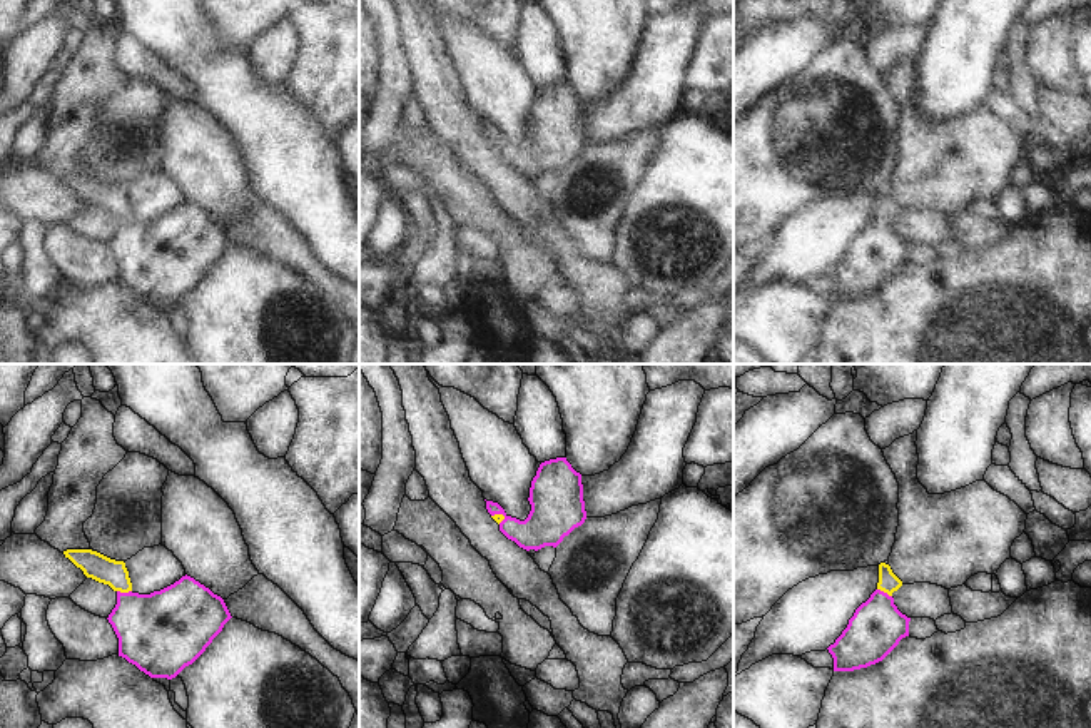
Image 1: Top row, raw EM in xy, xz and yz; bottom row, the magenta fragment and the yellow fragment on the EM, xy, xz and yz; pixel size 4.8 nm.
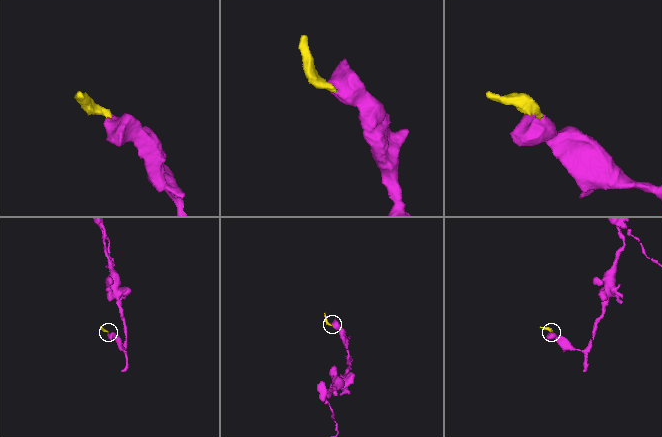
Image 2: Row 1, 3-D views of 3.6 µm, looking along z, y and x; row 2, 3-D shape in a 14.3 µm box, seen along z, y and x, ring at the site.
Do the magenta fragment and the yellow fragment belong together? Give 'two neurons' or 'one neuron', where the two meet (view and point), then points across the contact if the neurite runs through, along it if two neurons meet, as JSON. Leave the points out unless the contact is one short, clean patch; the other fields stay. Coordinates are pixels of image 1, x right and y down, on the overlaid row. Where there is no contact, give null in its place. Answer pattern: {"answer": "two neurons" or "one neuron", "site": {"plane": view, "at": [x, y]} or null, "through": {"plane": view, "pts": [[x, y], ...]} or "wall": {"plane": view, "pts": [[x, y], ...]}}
{"answer": "one neuron", "site": {"plane": "xy", "at": [124, 593]}, "through": {"plane": "xy", "pts": [[159, 631], [124, 593], [104, 570], [94, 565]]}}

